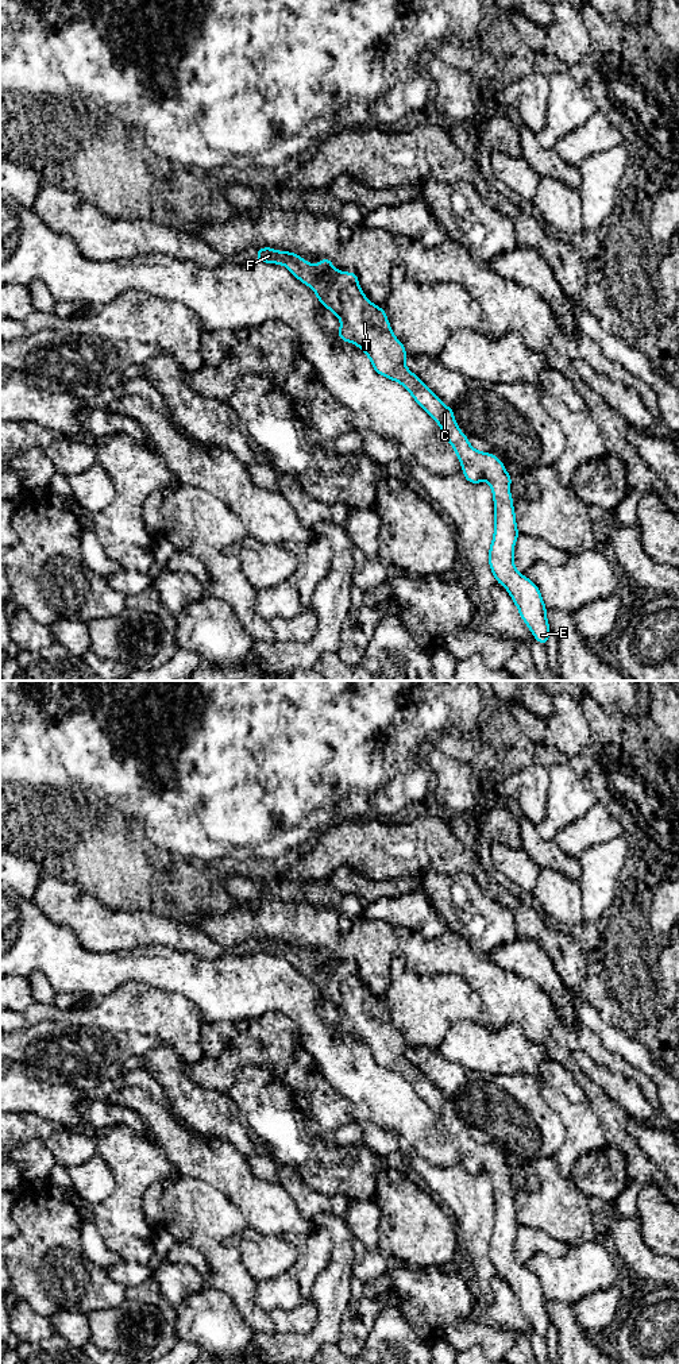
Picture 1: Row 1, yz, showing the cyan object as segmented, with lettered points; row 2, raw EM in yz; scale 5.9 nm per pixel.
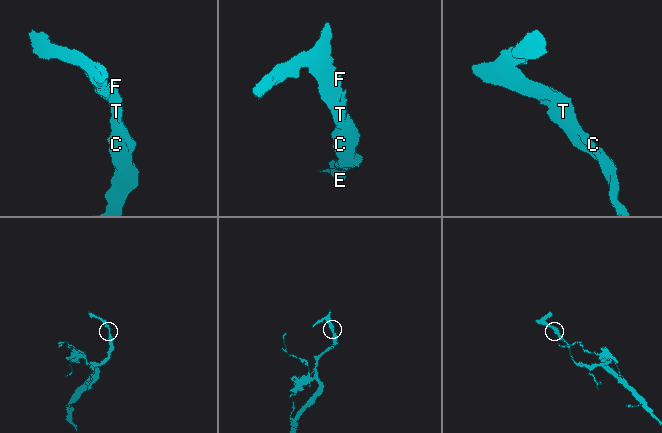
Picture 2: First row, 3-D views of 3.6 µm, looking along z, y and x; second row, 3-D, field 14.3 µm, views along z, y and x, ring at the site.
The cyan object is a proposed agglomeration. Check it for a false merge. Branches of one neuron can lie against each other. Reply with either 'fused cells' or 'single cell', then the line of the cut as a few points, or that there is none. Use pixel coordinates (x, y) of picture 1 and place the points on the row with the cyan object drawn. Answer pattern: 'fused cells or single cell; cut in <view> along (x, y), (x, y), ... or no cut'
single cell; no cut

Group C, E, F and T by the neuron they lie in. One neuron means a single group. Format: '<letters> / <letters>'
C E F T

